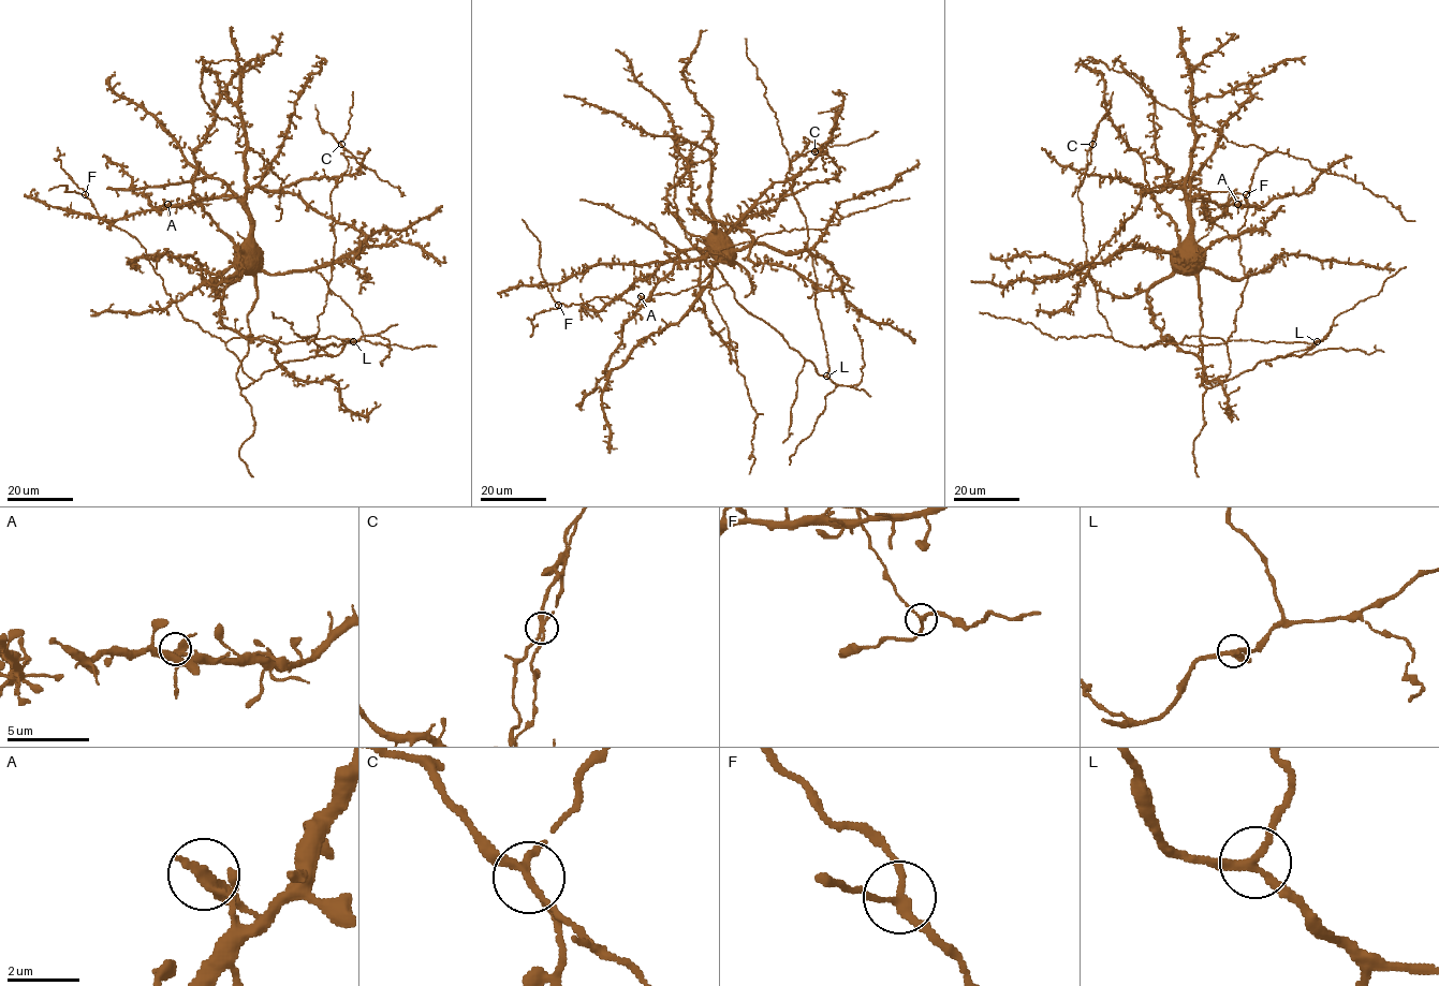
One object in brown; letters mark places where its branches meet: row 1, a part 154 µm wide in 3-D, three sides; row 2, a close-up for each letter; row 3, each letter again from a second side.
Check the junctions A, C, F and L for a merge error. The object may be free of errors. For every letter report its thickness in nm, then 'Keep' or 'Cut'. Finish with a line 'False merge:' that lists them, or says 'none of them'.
A: Thickness 200 nm. Keep
C: Thickness 220 nm. Cut
F: Thickness 190 nm. Keep
L: Thickness 220 nm. Keep
False merge: C

